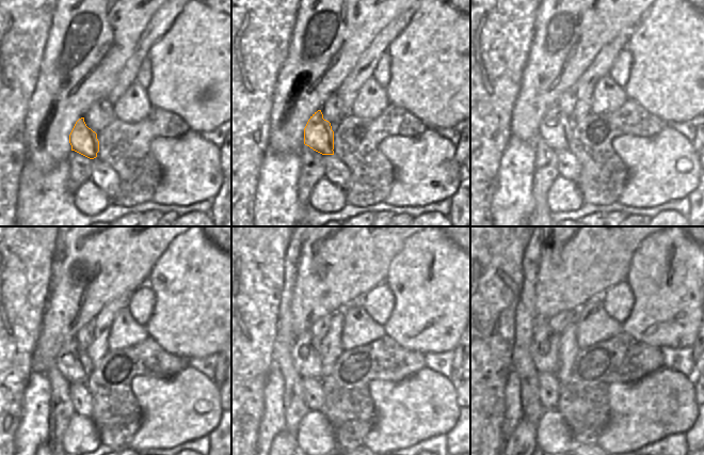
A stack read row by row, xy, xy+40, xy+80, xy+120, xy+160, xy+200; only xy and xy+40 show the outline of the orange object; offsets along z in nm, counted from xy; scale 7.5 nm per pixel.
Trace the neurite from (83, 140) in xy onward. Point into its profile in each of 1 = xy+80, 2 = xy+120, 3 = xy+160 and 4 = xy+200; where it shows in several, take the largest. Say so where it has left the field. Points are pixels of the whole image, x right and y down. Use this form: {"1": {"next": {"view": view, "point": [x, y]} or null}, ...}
{"1": {"next": {"view": "xy+80", "point": [554, 129]}}, "2": {"next": {"view": "xy+120", "point": [73, 362]}}, "3": {"next": {"view": "xy+160", "point": [306, 351]}}, "4": {"next": {"view": "xy+200", "point": [544, 350]}}}

